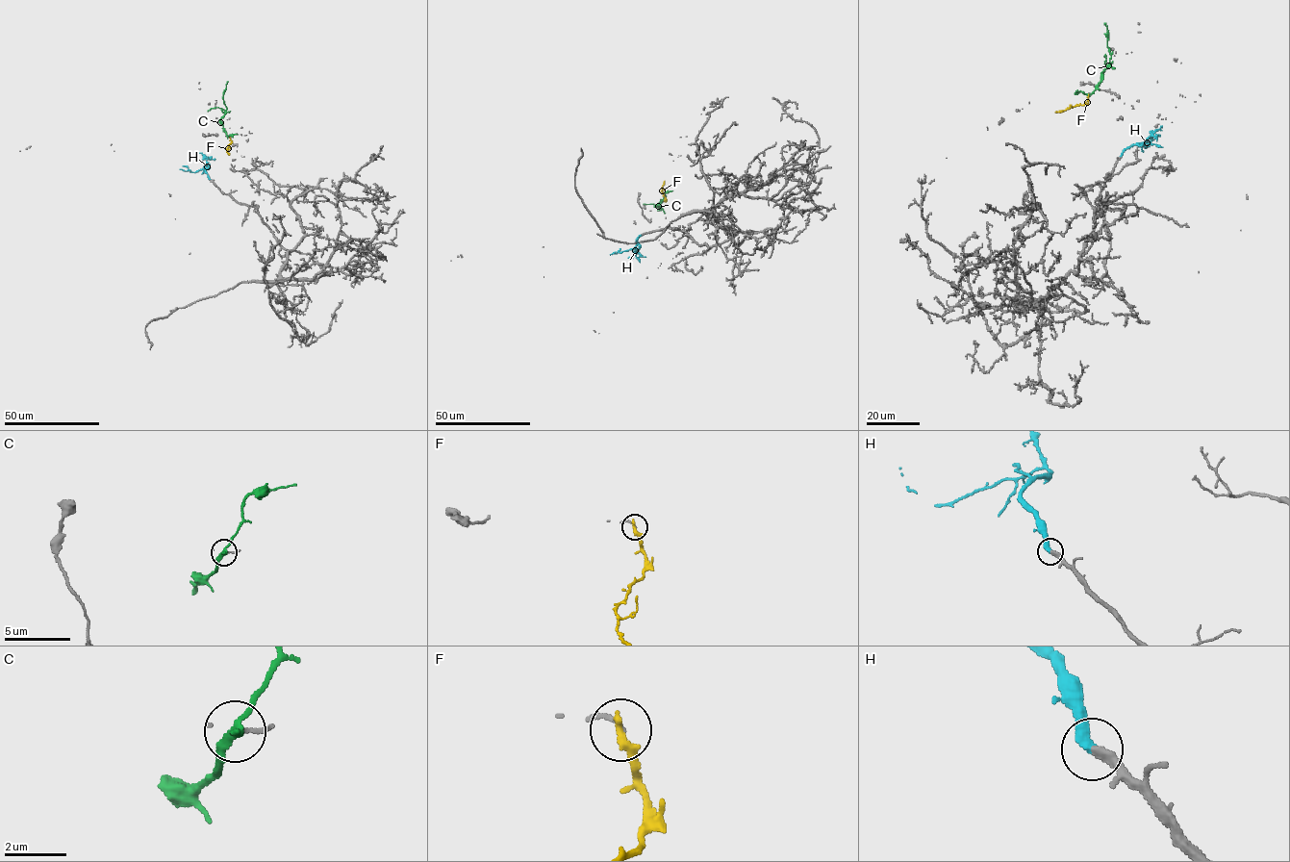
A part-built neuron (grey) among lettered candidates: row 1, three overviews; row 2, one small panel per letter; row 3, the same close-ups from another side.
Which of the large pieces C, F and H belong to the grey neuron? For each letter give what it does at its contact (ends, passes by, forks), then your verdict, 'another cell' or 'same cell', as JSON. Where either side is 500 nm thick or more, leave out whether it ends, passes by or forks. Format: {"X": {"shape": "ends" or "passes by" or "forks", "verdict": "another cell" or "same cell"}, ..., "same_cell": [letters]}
{"C": {"shape": "passes by", "verdict": "another cell"}, "F": {"shape": "ends", "verdict": "another cell"}, "H": {"shape": "ends", "verdict": "same cell"}, "same_cell": ["H"]}

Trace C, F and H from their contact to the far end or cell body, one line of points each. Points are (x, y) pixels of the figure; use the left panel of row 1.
C: (227, 136), (220, 120), (227, 109), (223, 94), (228, 81)
F: (229, 137), (229, 155)
H: (210, 179), (205, 170), (208, 167), (191, 172), (183, 165)

